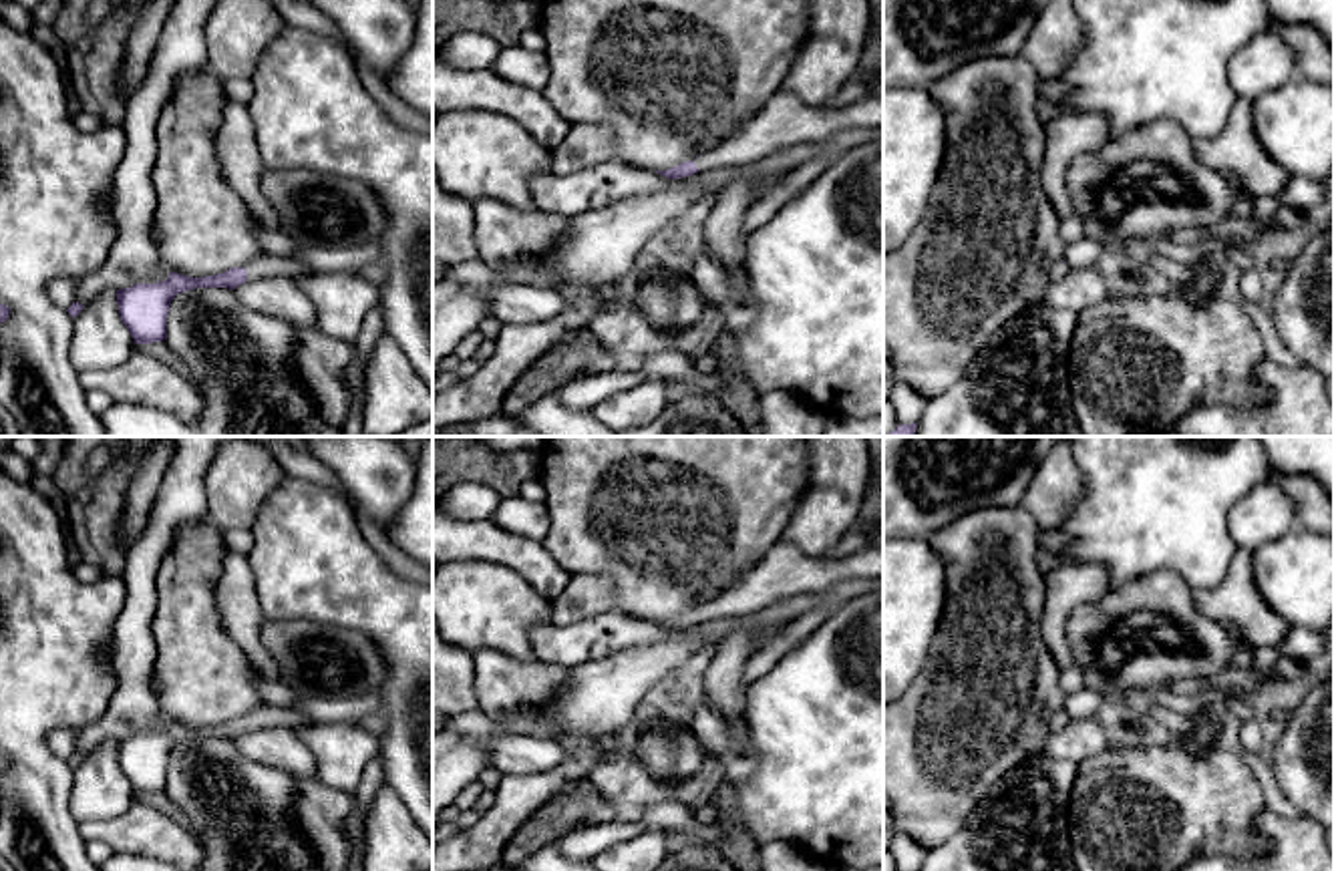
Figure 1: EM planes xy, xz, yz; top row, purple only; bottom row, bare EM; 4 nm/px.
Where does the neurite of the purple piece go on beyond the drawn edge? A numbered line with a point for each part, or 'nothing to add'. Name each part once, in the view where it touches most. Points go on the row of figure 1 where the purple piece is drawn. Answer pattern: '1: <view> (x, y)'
1: xy (268, 264)

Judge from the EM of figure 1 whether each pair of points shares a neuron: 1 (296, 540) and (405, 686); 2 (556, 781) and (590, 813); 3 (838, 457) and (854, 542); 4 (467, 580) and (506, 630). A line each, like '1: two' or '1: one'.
1: one
2: two
3: two
4: one

